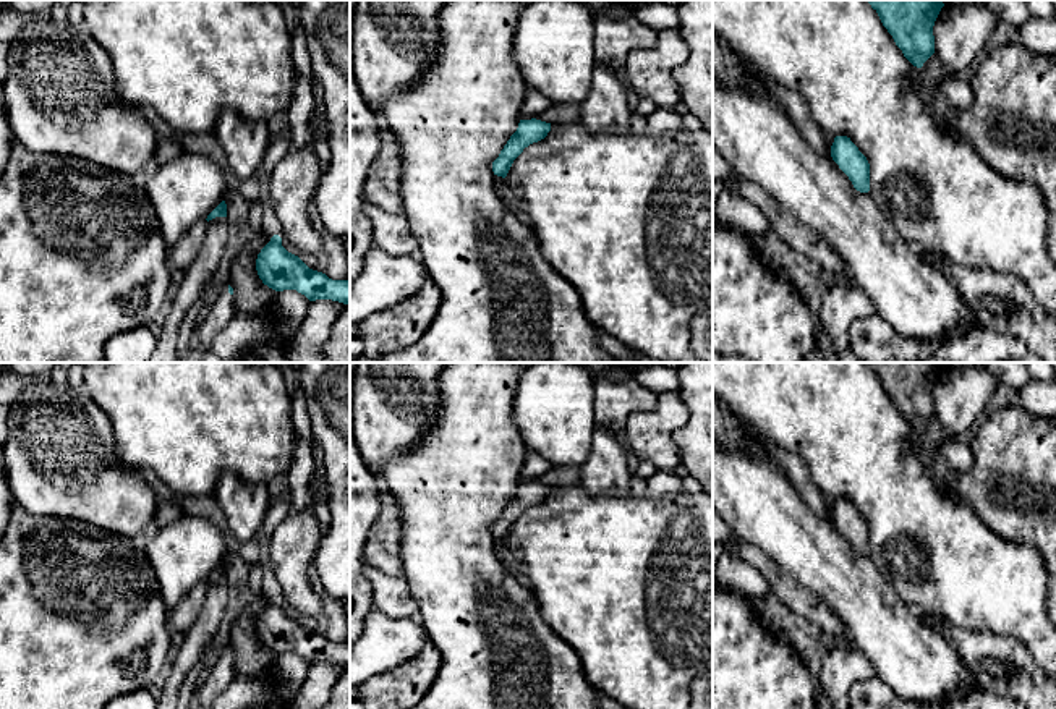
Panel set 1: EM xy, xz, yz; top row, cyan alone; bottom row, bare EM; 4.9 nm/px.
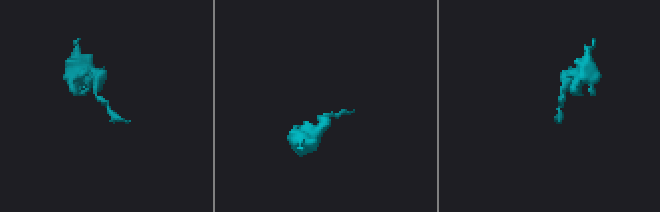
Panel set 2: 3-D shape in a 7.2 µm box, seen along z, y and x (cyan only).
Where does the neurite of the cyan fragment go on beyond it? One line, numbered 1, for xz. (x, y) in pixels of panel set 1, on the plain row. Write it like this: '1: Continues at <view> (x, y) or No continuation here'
1: No continuation here

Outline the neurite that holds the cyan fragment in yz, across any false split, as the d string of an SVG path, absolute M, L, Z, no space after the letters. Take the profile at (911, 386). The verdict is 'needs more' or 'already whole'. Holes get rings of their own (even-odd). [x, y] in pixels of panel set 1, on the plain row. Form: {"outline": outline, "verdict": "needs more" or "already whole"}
{"outline": "M868 363L904 419L917 431L935 416L935 384L941 363Z", "verdict": "already whole"}

